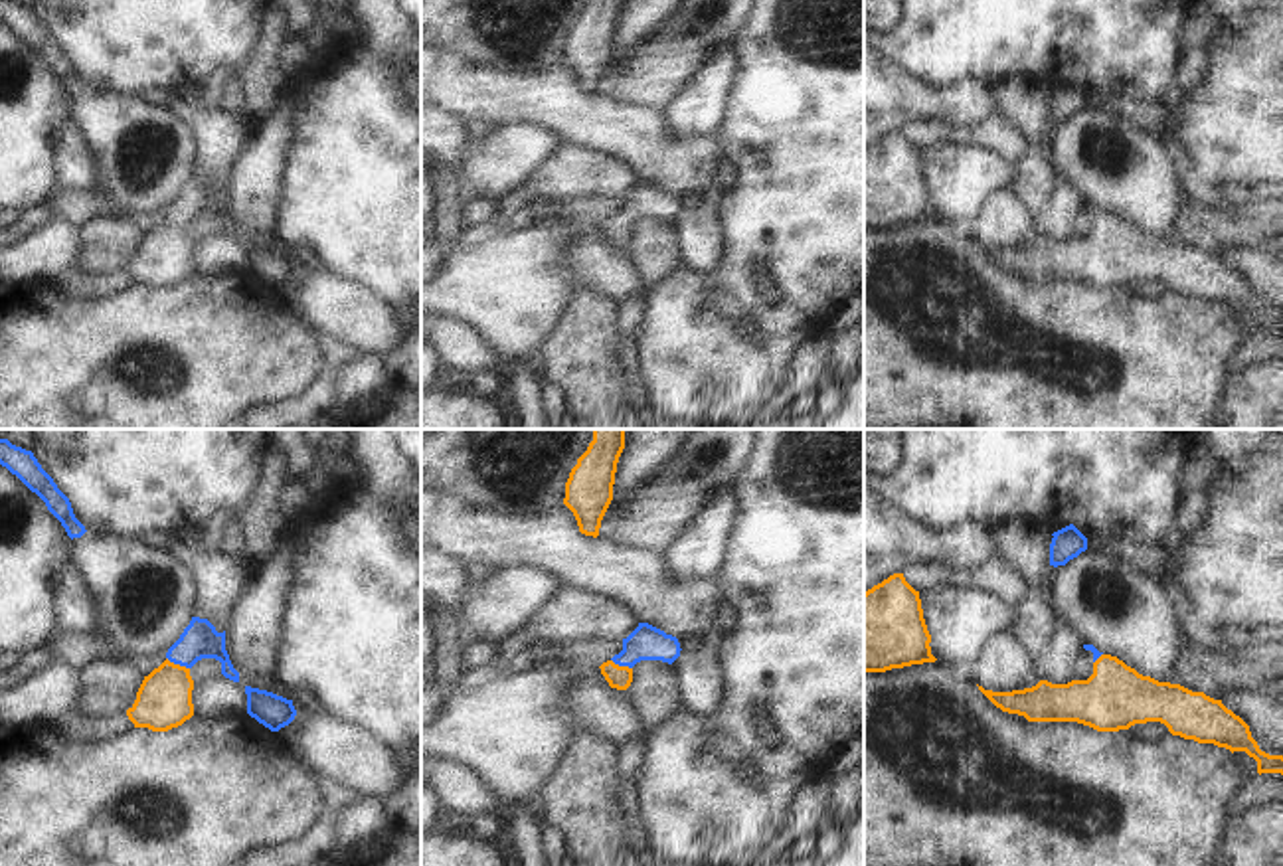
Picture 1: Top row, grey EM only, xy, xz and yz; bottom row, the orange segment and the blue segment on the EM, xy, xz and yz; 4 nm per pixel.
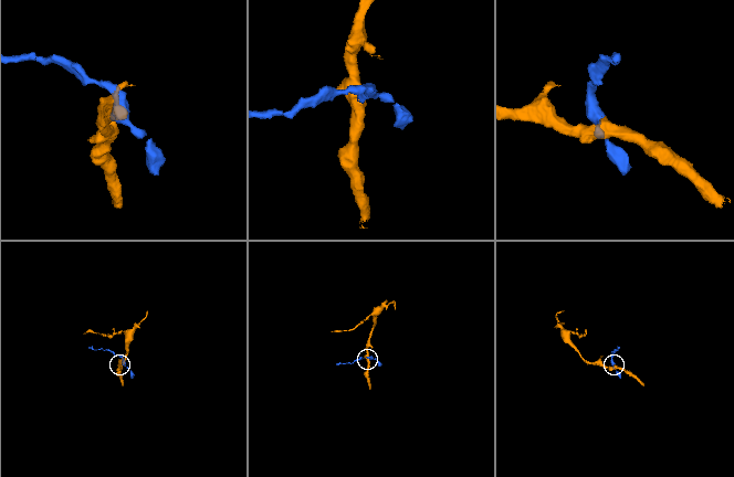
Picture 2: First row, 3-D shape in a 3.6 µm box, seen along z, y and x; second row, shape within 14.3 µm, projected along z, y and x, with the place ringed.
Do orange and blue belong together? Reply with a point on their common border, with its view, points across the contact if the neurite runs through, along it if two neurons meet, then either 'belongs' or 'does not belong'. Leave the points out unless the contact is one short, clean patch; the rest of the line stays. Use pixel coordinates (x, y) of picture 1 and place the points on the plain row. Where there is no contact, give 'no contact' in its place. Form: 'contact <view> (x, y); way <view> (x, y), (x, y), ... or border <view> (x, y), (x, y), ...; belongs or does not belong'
contact xy (178, 222); way xy (165, 256), (178, 222), (200, 196); belongs

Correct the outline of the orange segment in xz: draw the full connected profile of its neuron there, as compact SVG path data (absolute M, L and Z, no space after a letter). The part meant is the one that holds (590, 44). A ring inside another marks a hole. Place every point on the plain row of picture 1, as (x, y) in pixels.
M589 0L565 40L563 61L573 69L579 89L599 93L601 77L613 57L613 42L625 0Z

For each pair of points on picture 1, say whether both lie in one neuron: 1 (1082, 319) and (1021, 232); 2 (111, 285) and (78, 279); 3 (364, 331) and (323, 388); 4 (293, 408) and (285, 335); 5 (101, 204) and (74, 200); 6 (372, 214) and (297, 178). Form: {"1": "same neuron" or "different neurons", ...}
{"1": "different neurons", "2": "same neuron", "3": "different neurons", "4": "different neurons", "5": "same neuron", "6": "same neuron"}

